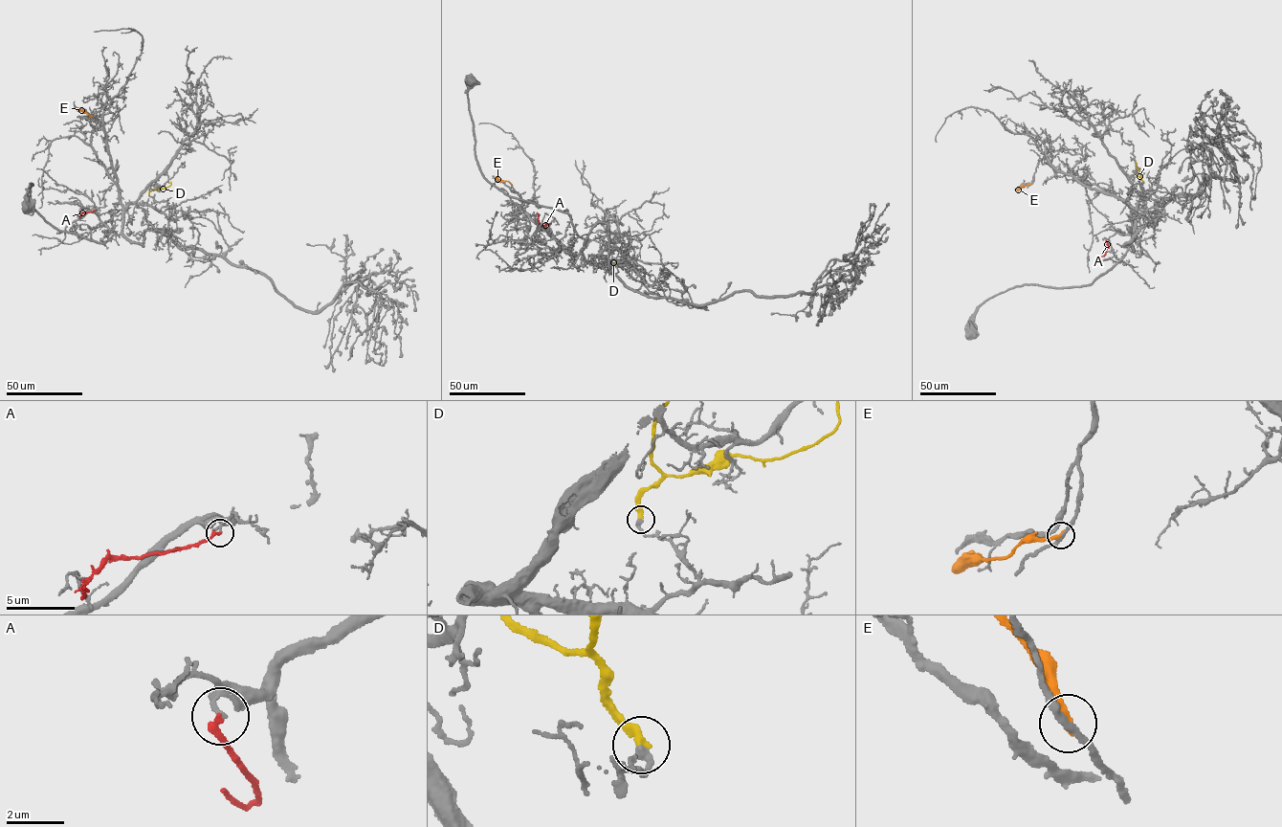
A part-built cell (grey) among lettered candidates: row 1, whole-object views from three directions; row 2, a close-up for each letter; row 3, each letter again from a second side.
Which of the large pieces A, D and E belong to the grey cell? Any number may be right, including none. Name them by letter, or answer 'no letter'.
no letter

